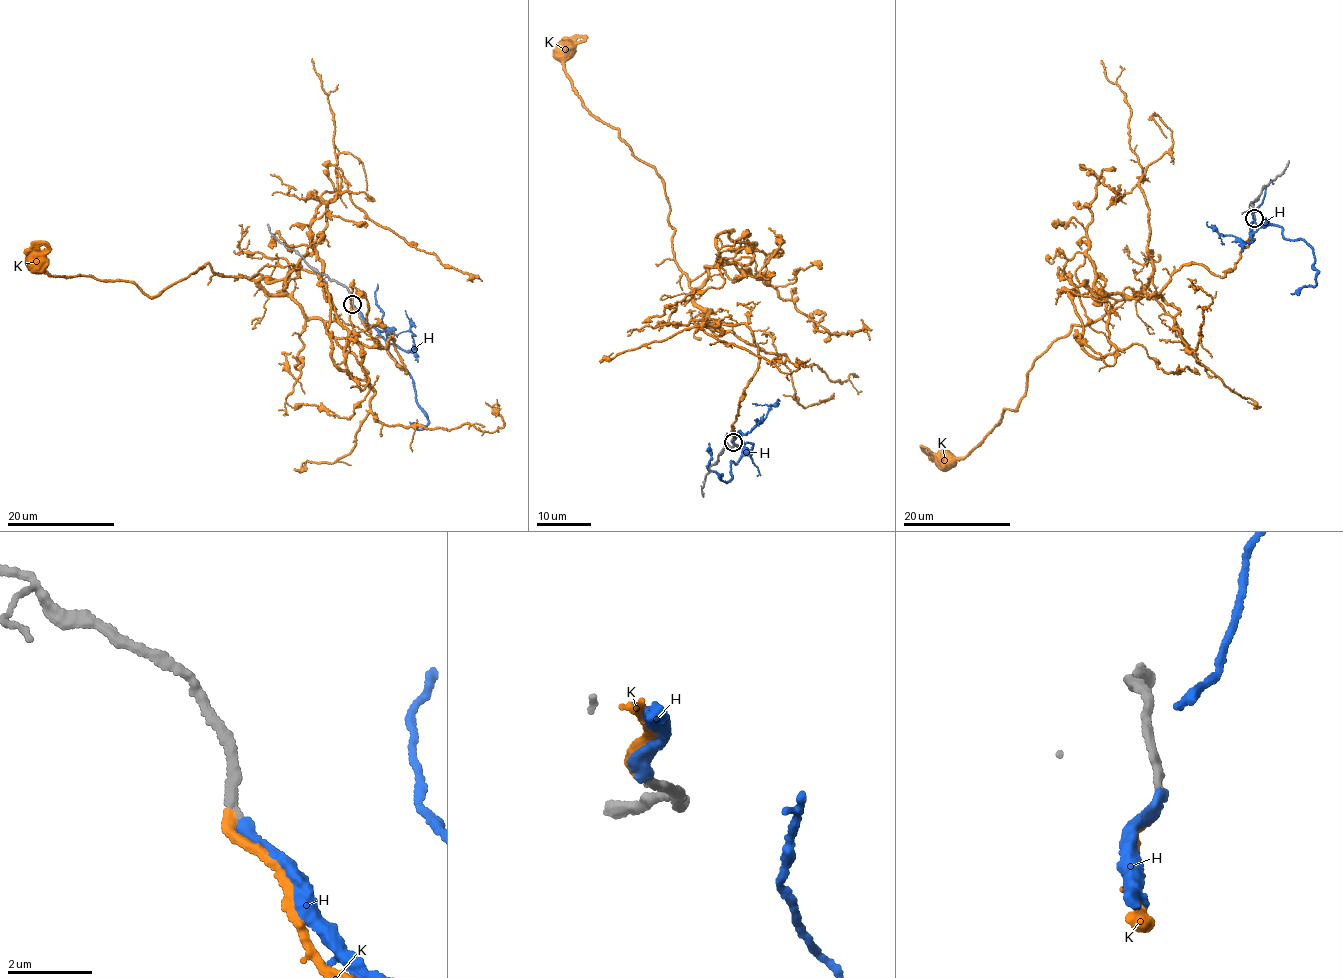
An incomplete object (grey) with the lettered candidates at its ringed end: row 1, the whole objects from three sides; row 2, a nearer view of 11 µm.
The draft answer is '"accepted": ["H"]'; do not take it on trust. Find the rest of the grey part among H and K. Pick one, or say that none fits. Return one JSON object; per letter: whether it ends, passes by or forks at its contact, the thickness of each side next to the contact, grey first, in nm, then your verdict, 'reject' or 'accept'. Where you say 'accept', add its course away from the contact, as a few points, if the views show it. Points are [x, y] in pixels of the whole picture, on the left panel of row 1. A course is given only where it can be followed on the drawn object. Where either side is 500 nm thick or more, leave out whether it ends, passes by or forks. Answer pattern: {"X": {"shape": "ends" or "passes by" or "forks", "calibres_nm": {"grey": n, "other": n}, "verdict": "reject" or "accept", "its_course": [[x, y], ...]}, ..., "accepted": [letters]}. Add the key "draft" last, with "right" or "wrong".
{"H": {"shape": "ends", "calibres_nm": {"grey": 180, "other": 280}, "verdict": "reject"}, "K": {"shape": "ends", "calibres_nm": {"grey": 200, "other": 200}, "verdict": "accept", "its_course": [[353, 304], [405, 372], [391, 337], [334, 337], [209, 263], [153, 296], [37, 260]]}, "accepted": ["K"], "draft": "wrong"}

